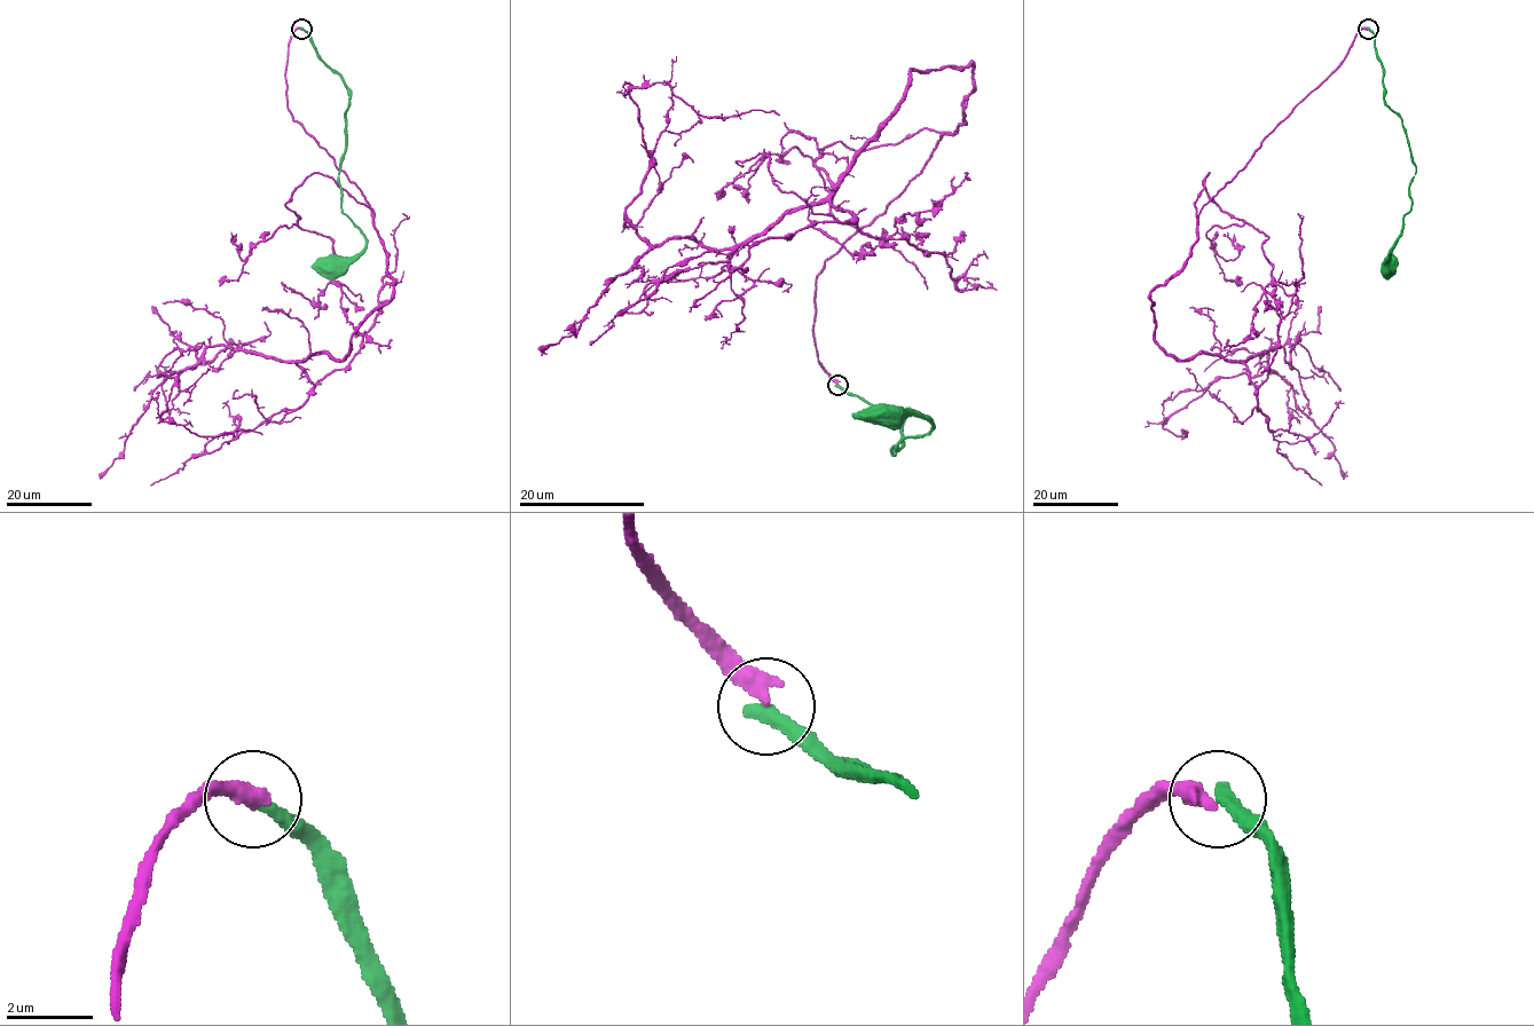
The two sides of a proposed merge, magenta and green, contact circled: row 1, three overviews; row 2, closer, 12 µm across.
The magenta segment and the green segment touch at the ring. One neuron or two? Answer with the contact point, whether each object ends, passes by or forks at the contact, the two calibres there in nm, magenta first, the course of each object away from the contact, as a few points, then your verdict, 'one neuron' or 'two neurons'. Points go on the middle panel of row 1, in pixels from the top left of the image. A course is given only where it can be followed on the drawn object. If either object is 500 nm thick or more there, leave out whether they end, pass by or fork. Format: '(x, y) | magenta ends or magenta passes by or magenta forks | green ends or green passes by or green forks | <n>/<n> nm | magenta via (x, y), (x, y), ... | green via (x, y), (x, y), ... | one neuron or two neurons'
(838, 385) | magenta ends | green ends | 400/400 nm | magenta via (838, 384), (815, 279), (973, 65), (911, 71), (761, 233), (639, 234), (634, 88), (778, 115) | green via (838, 384), (875, 407), (907, 409), (901, 447), (891, 455), (905, 437), (933, 428), (921, 416), (887, 412) | two neurons

